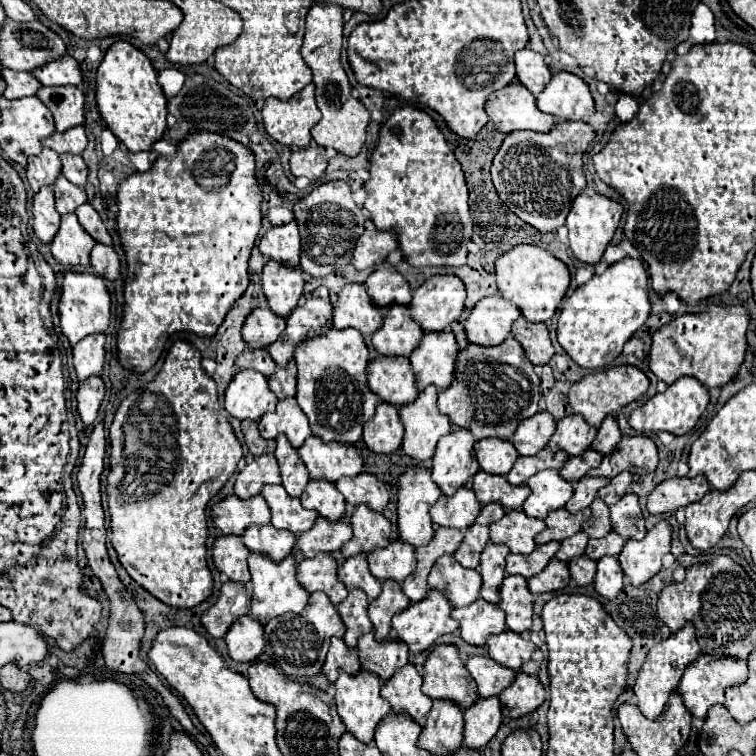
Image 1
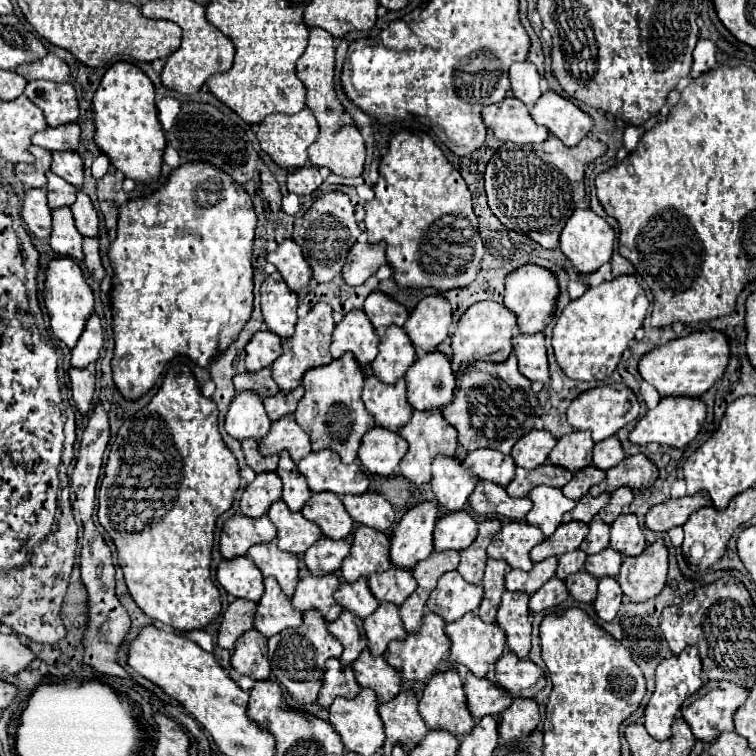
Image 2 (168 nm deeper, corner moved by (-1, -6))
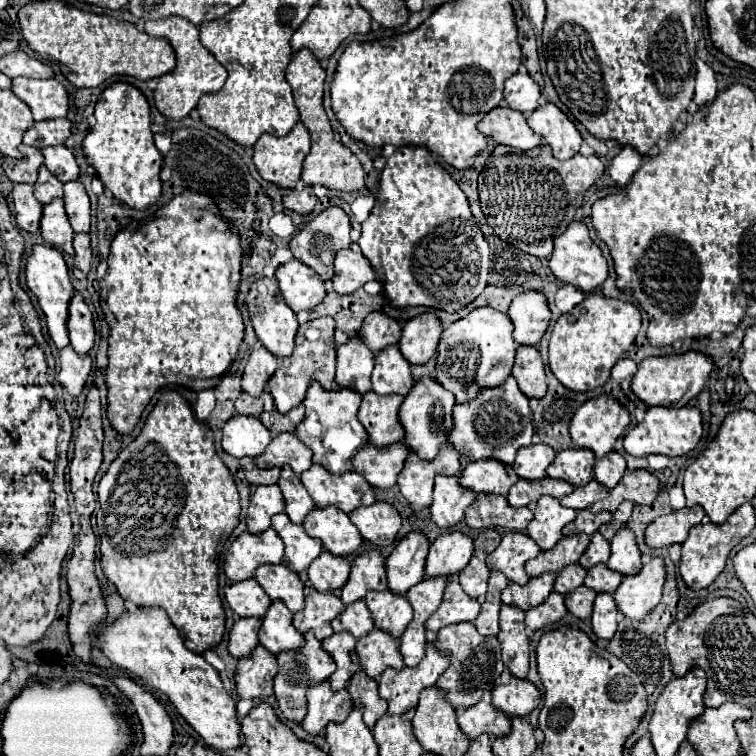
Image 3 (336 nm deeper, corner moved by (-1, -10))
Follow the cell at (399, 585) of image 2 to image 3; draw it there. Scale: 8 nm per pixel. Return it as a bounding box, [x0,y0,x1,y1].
[366,591,412,639]

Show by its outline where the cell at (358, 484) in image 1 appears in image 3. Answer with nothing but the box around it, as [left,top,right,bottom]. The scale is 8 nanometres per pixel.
[350,503,402,547]

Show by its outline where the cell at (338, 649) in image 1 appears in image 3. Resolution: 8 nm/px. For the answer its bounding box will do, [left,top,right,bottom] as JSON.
[302,683,352,737]

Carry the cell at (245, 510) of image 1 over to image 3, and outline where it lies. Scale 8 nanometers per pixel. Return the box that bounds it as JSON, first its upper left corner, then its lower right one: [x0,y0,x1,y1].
[224,529,284,581]

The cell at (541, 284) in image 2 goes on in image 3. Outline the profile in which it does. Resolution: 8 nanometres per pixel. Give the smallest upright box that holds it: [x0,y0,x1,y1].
[508,291,550,347]

